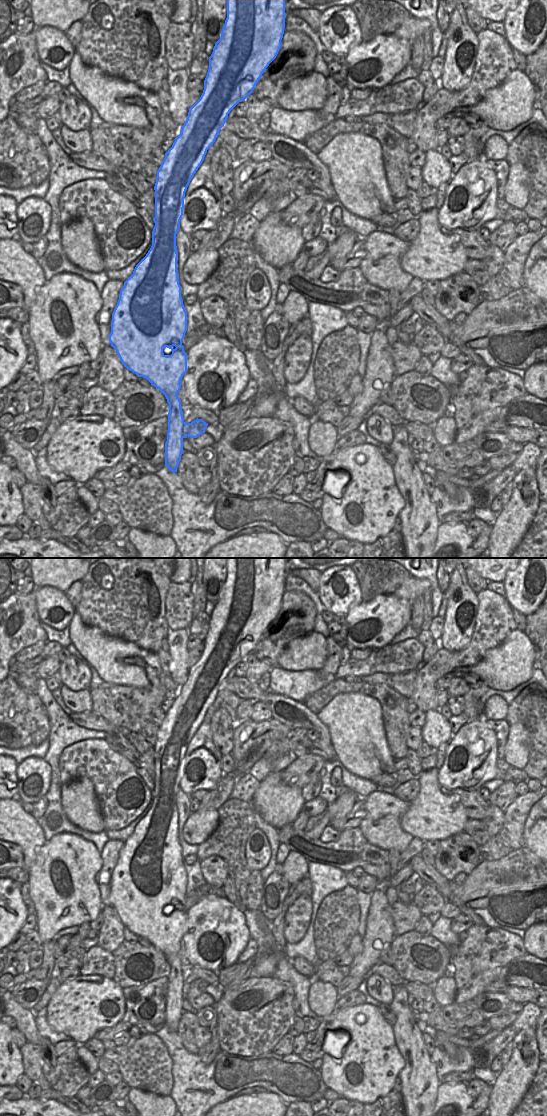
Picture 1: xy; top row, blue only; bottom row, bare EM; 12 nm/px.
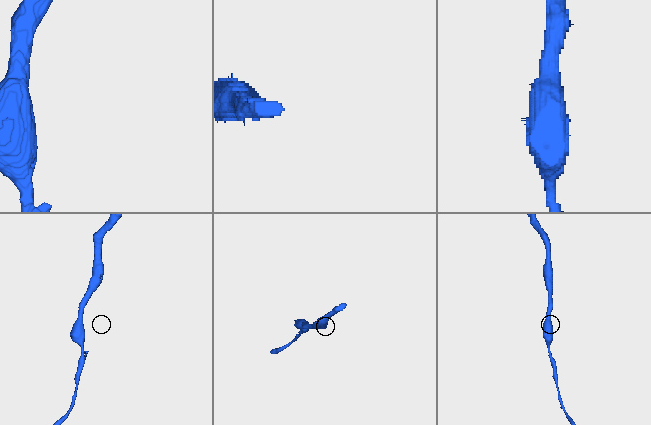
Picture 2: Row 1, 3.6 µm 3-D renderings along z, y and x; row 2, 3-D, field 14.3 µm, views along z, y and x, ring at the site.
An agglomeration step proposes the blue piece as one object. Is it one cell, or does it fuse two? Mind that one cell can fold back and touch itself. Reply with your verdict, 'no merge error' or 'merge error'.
no merge error

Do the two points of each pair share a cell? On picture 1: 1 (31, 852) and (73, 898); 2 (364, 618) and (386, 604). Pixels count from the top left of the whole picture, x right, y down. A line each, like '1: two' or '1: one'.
1: two
2: one

